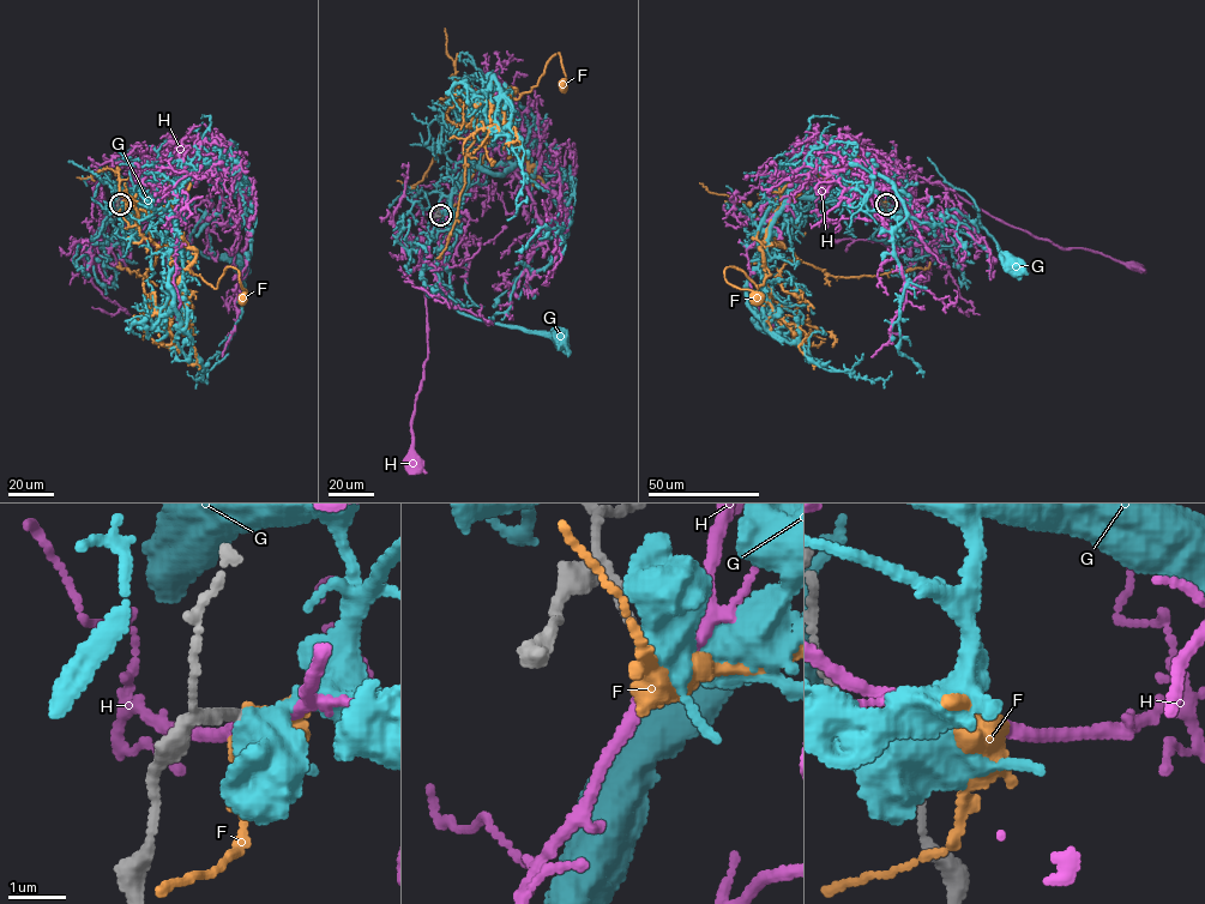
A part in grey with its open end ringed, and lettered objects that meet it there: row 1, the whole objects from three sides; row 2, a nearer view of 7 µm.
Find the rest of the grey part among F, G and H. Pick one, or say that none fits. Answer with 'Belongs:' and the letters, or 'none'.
Belongs: none

